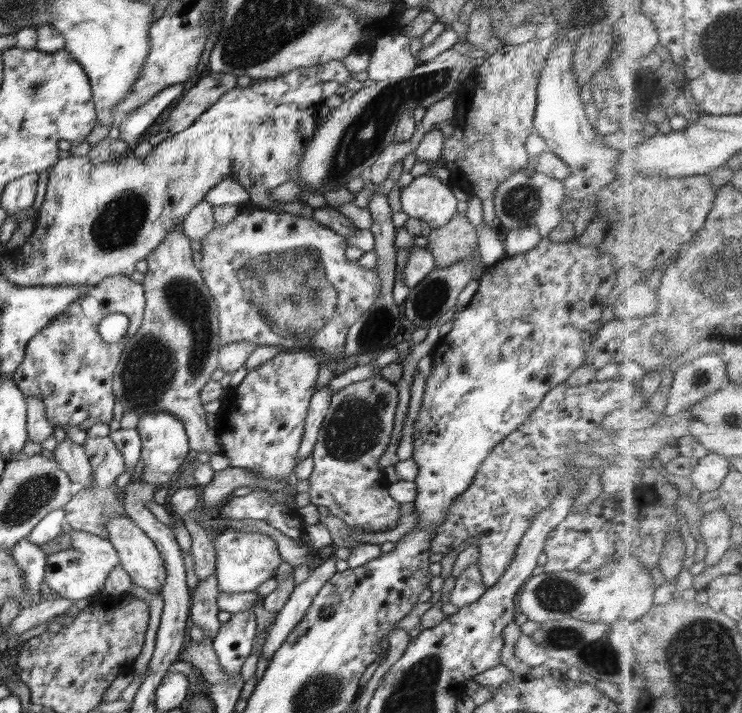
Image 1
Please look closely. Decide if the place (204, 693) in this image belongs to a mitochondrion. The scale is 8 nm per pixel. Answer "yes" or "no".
no

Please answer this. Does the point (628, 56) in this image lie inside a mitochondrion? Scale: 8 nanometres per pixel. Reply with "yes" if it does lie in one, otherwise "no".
no

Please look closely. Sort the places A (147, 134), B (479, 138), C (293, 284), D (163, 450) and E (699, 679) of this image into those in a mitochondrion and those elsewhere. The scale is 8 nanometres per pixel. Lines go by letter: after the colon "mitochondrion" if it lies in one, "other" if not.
A: other
B: mitochondrion
C: mitochondrion
D: other
E: mitochondrion

